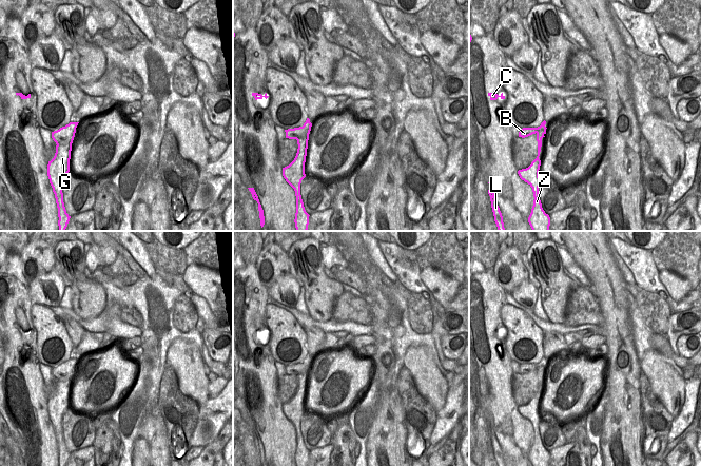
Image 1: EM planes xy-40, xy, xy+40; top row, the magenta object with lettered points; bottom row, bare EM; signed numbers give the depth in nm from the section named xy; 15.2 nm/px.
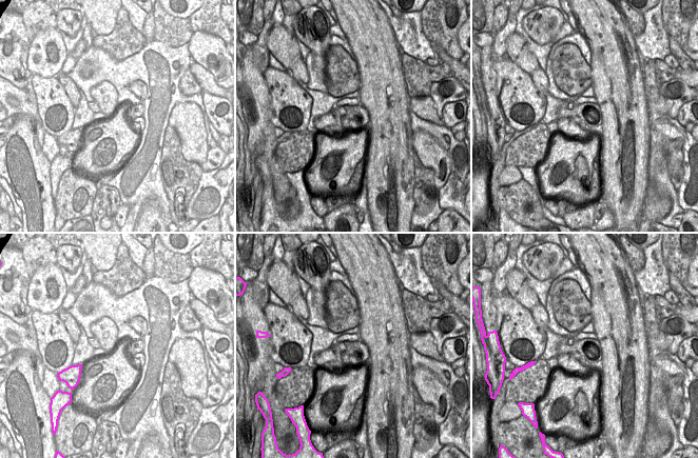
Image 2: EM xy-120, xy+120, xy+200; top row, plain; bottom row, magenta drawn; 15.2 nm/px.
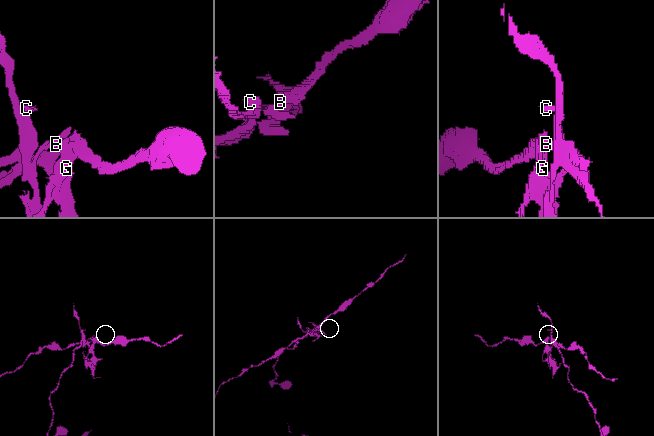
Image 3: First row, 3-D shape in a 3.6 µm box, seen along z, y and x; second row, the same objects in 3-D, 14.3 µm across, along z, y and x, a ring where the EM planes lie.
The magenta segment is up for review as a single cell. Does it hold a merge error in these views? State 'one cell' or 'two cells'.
two cells

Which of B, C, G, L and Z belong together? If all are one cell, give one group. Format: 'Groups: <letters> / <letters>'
Groups: B / C G L Z

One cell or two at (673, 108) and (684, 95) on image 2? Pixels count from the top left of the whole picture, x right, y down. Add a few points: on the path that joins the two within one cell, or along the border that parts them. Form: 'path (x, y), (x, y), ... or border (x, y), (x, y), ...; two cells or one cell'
path (674, 105), (681, 98); one cell

